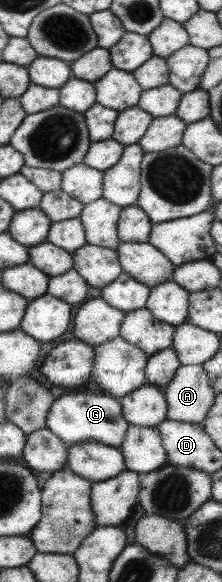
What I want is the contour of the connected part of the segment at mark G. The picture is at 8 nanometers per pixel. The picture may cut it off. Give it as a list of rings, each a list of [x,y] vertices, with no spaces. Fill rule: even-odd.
[[[91,391],[63,394],[50,404],[45,421],[49,429],[60,441],[68,447],[80,442],[98,442],[119,448],[126,434],[128,423],[122,417],[120,402],[106,393],[94,394]]]

